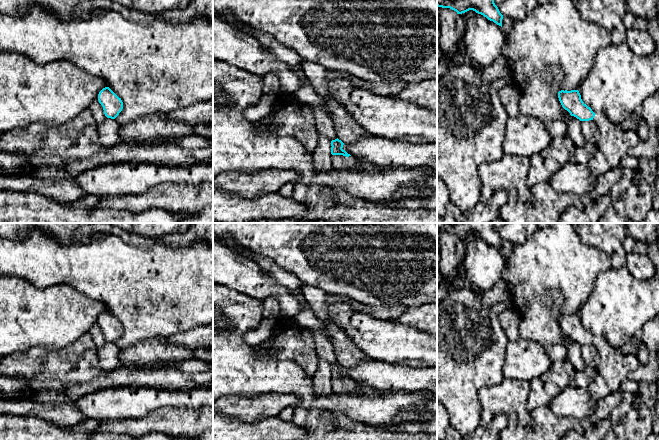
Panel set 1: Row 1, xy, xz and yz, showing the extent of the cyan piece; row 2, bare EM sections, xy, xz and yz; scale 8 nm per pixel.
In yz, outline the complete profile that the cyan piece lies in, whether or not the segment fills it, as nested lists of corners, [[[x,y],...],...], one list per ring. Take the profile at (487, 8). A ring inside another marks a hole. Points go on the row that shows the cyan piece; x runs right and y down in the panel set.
[[[437,0],[437,6],[450,8],[457,14],[473,10],[502,27],[503,15],[495,5],[494,0]]]

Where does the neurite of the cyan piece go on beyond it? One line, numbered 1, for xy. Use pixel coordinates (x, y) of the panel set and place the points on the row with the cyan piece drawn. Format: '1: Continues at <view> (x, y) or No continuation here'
1: No continuation here

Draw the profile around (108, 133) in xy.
[[[107,118],[97,124],[97,132],[101,144],[105,148],[111,148],[121,141],[119,135],[119,124],[115,119]]]

